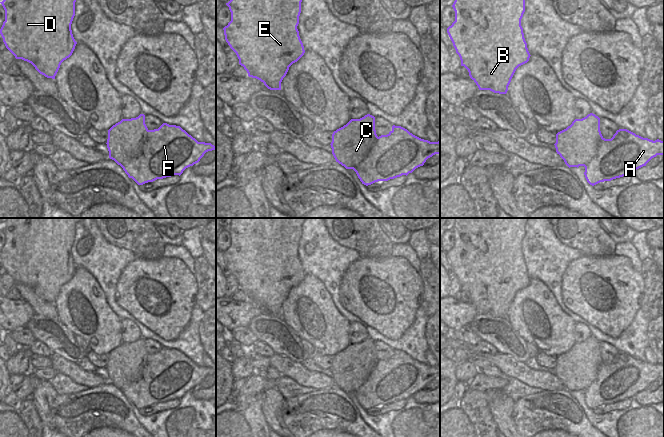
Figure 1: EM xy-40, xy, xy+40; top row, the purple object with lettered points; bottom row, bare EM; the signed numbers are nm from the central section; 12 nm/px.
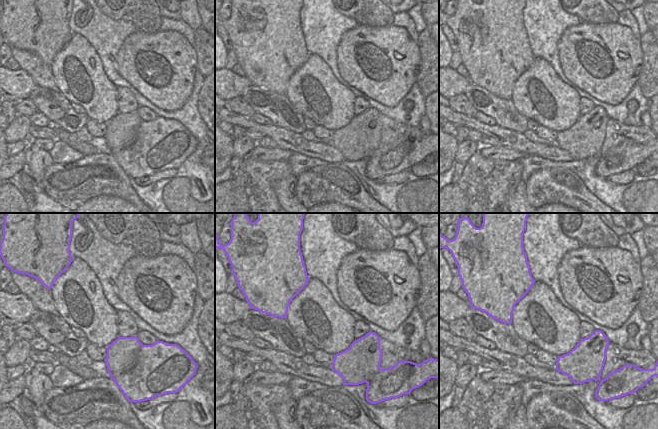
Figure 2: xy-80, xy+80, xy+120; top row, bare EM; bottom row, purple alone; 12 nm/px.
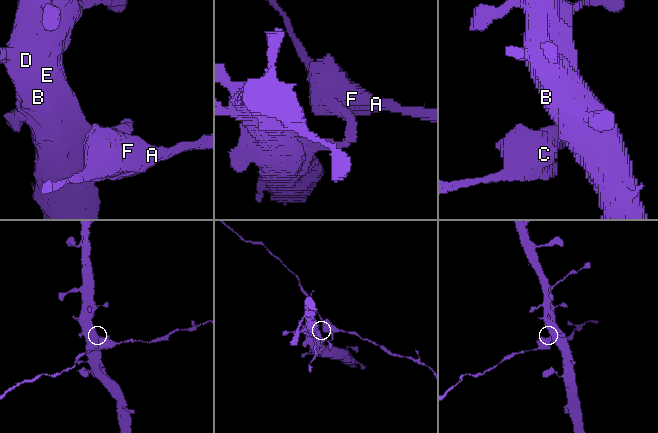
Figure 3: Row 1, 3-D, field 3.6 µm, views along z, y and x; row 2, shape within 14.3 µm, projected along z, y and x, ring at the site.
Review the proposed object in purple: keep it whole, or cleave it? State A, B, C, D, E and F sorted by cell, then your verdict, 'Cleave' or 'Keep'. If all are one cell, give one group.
Groups: A F / B C D E. Cleave

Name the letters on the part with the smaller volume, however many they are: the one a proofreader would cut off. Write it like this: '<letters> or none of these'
A, F

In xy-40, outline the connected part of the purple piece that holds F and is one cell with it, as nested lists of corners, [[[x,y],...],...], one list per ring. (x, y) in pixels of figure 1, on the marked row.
[[[163,123],[158,129],[147,130],[141,154],[121,165],[129,178],[138,185],[153,182],[157,179],[181,175],[183,171],[198,163],[208,151],[216,150],[211,143],[198,142],[180,126]]]

